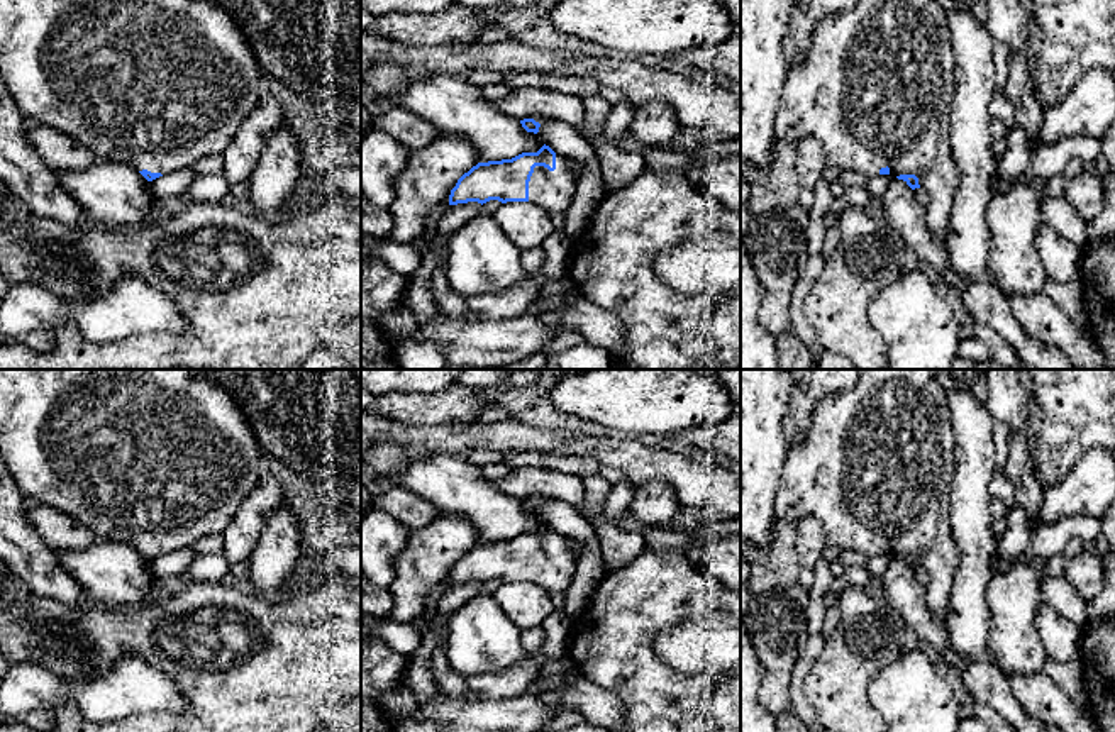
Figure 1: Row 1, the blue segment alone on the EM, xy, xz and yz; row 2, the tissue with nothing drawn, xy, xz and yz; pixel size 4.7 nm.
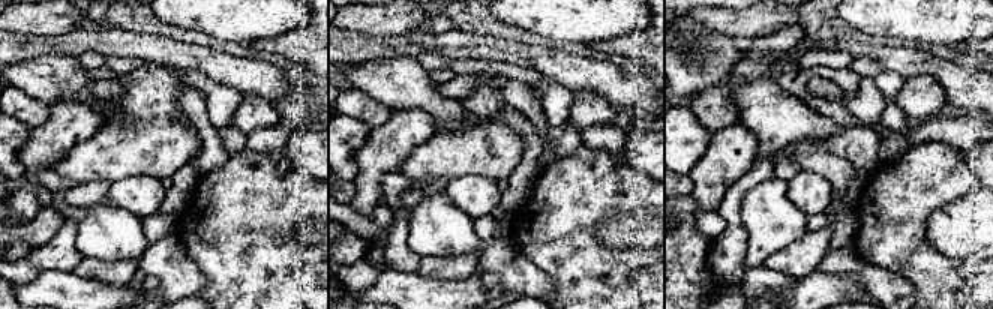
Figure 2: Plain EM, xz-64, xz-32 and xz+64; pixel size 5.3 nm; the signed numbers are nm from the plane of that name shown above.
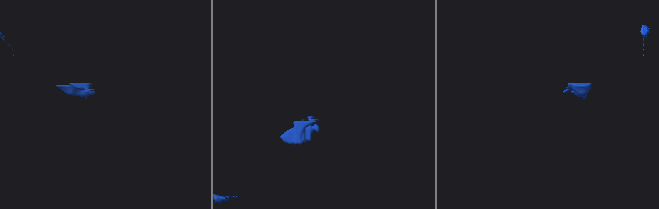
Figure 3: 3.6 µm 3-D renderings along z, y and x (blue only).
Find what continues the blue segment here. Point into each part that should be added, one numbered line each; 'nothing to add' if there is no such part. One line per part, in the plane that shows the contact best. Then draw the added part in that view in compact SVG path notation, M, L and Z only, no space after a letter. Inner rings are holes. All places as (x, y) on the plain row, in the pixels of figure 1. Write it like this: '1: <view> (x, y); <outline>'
1: xz (553, 570); M556 532L556 549L535 546L529 561L529 581L542 586L551 595L564 593L569 586L578 557L573 551L573 541Z

